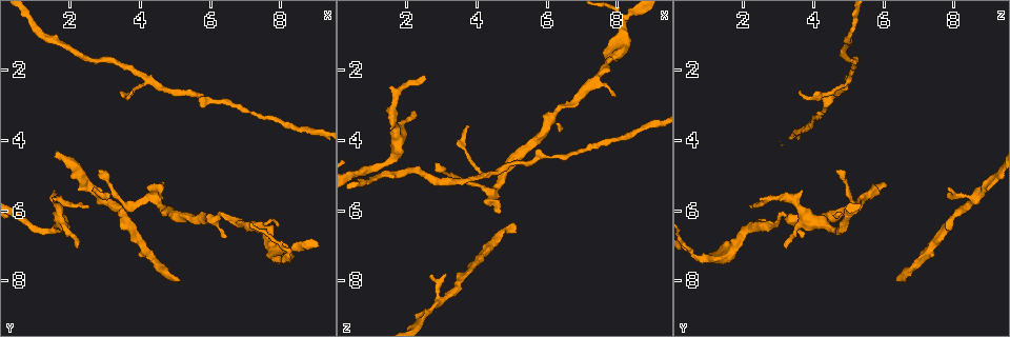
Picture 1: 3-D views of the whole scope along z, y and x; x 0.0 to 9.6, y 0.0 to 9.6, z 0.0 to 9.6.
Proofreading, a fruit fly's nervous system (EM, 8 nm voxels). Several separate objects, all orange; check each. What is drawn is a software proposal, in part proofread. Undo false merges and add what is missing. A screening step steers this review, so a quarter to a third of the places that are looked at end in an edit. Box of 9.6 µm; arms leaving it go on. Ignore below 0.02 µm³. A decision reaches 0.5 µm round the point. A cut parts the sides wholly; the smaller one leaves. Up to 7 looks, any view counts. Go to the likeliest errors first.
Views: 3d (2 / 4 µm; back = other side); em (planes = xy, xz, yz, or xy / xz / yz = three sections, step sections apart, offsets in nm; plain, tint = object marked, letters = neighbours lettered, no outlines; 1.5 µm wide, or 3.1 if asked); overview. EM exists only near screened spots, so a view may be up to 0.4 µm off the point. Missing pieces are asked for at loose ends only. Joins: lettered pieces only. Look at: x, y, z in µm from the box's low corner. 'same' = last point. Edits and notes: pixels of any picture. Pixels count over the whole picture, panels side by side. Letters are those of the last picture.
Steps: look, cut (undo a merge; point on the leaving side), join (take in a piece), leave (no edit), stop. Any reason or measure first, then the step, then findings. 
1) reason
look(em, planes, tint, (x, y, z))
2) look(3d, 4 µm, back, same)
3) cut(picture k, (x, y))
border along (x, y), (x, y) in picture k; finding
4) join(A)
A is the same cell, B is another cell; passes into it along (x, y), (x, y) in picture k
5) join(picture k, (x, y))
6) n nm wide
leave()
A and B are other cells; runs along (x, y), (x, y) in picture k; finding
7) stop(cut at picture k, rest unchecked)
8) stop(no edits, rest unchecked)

end of a long branch
look(em, xy, step 8, tint, (5.15, 8.00, 6.35))

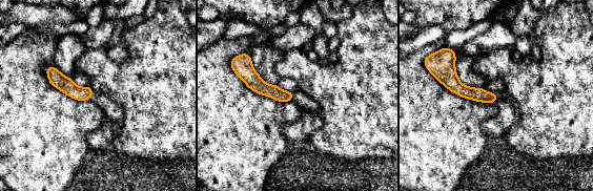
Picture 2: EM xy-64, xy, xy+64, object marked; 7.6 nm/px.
look(em, planes, letters, same)

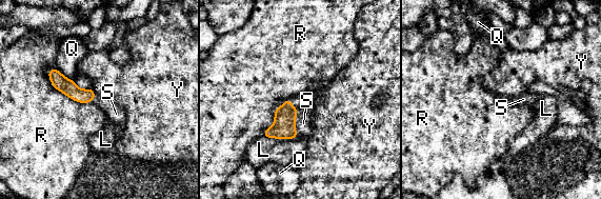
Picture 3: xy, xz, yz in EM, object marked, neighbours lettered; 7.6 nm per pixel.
join(S)
S is the same cell, L, Q, R and Y are other cells; passes into it along (283, 127), (295, 121), (303, 123) in picture 3; the cell continues

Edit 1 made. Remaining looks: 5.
look(overview)

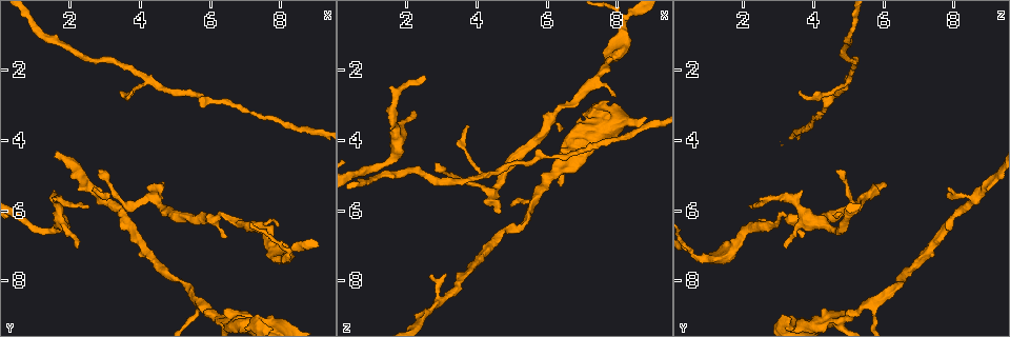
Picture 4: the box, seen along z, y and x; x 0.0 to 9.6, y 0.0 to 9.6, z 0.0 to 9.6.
tapers out
look(3d, 2 µm, (6.50, 6.70, 3.70))

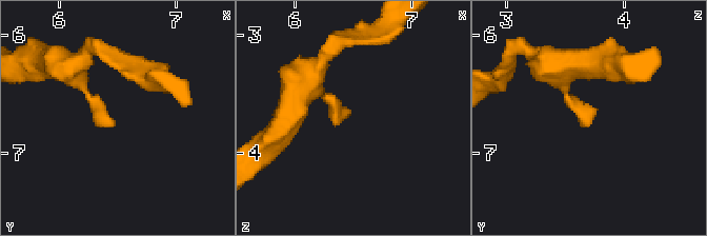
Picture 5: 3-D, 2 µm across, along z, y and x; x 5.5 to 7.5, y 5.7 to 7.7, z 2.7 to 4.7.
look(em, yz, step 4, letters, (6.44, 6.74, 3.68))

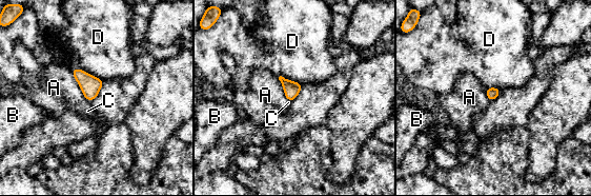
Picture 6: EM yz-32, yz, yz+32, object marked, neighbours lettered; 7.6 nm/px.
leave()
A, B, C and D are other cells; border along (72, 70), (83, 70), (103, 80) in picture 6; no lettered piece goes on from it

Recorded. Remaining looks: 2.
stop(join at picture 3, rest unchecked)

